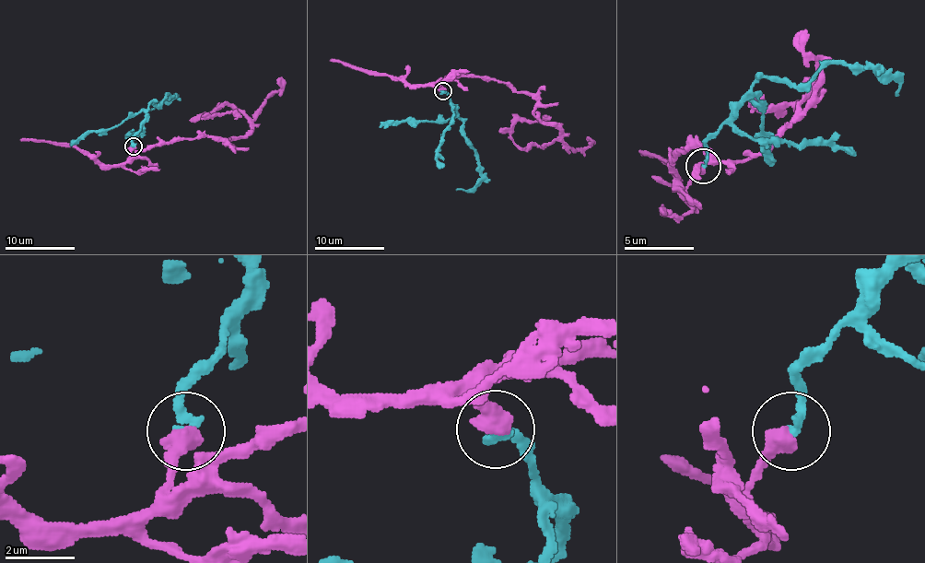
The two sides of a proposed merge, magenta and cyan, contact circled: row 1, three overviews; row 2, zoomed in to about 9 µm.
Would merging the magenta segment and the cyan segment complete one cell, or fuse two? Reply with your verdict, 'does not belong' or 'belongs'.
belongs

